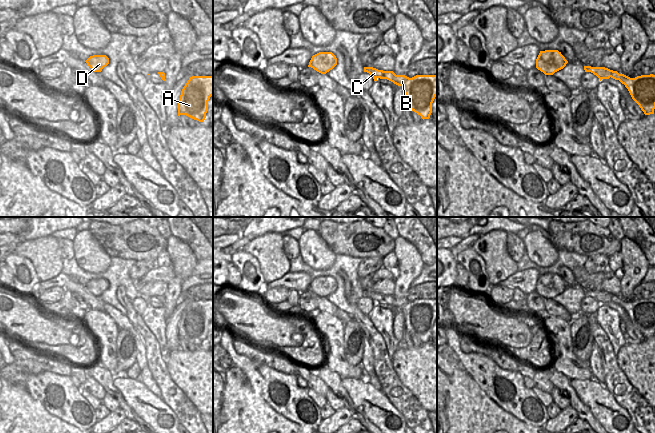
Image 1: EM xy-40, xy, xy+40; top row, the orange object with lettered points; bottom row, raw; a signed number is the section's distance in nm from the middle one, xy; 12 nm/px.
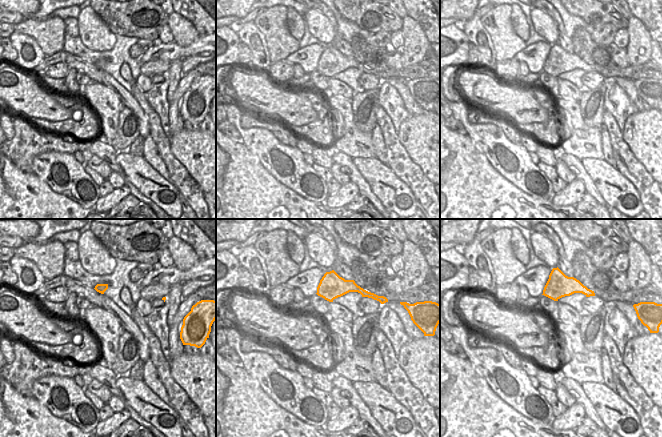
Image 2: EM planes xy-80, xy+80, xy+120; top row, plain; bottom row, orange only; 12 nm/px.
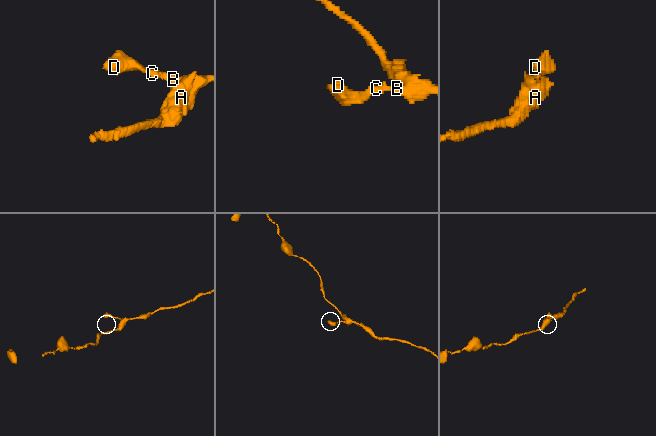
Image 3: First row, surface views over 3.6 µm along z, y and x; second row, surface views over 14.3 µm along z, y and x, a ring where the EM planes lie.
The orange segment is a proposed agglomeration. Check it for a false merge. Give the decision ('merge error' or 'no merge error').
no merge error

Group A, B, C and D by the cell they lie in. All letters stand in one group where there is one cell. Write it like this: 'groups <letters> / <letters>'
groups A B C D

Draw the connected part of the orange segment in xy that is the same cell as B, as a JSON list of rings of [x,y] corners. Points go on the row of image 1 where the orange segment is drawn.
[[[364,67],[364,72],[369,73],[375,82],[378,78],[387,79],[402,86],[405,93],[405,107],[420,115],[423,120],[430,118],[432,103],[437,96],[437,75],[416,75],[409,78],[405,75],[396,75],[393,71],[373,67]]]

